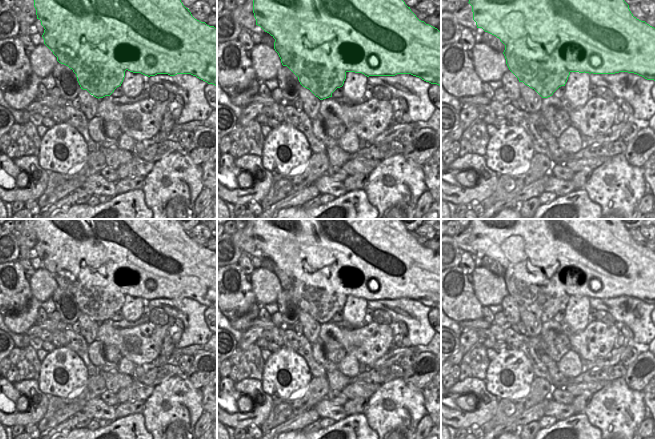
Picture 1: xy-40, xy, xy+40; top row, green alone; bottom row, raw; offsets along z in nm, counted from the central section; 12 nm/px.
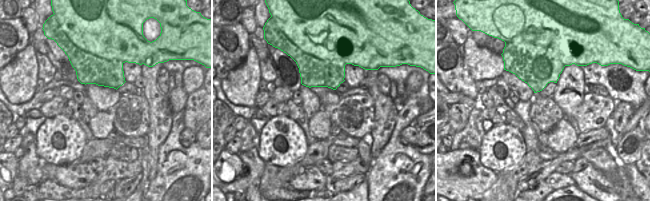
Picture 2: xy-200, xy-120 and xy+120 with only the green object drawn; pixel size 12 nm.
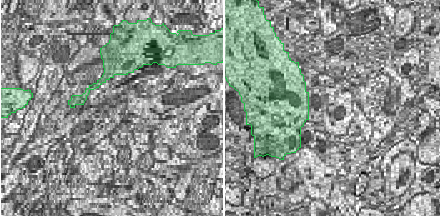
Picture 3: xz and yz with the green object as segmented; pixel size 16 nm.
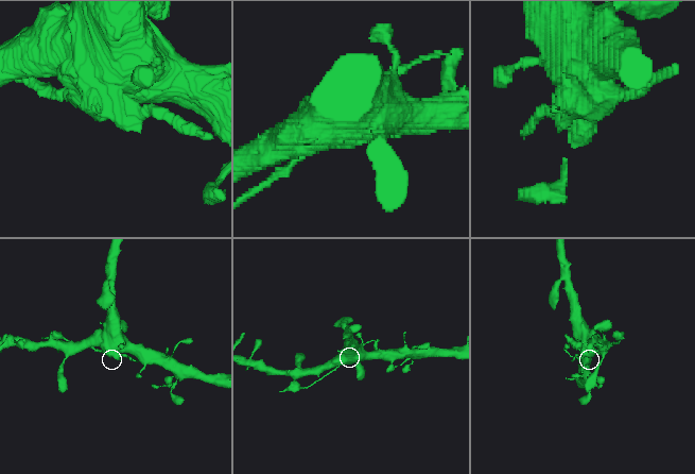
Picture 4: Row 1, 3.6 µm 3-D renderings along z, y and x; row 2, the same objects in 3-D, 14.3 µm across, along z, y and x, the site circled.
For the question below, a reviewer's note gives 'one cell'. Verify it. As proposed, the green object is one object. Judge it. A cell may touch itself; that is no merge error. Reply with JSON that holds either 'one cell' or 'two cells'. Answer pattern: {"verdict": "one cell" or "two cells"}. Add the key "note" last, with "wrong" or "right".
{"verdict": "two cells", "note": "wrong"}

